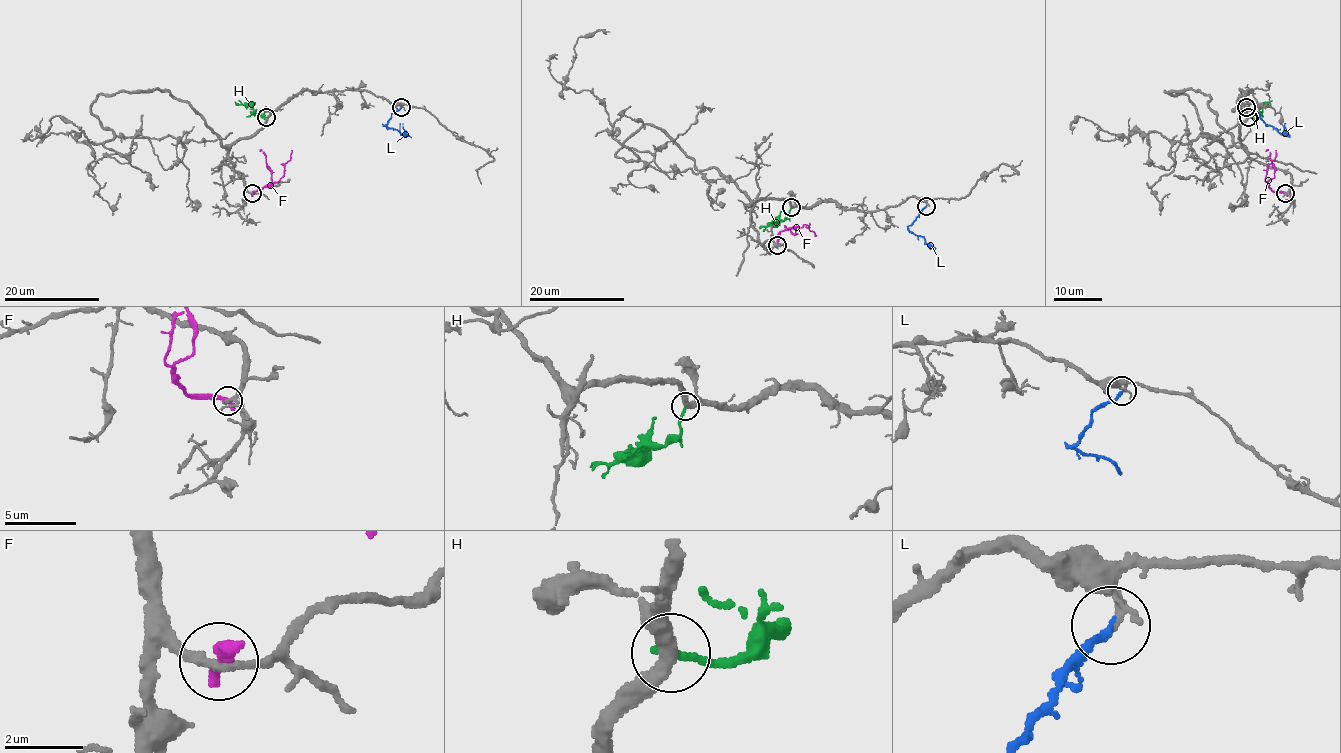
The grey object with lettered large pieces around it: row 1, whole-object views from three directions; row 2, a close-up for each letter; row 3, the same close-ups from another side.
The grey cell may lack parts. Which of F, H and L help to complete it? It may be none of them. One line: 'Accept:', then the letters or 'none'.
Accept: L

